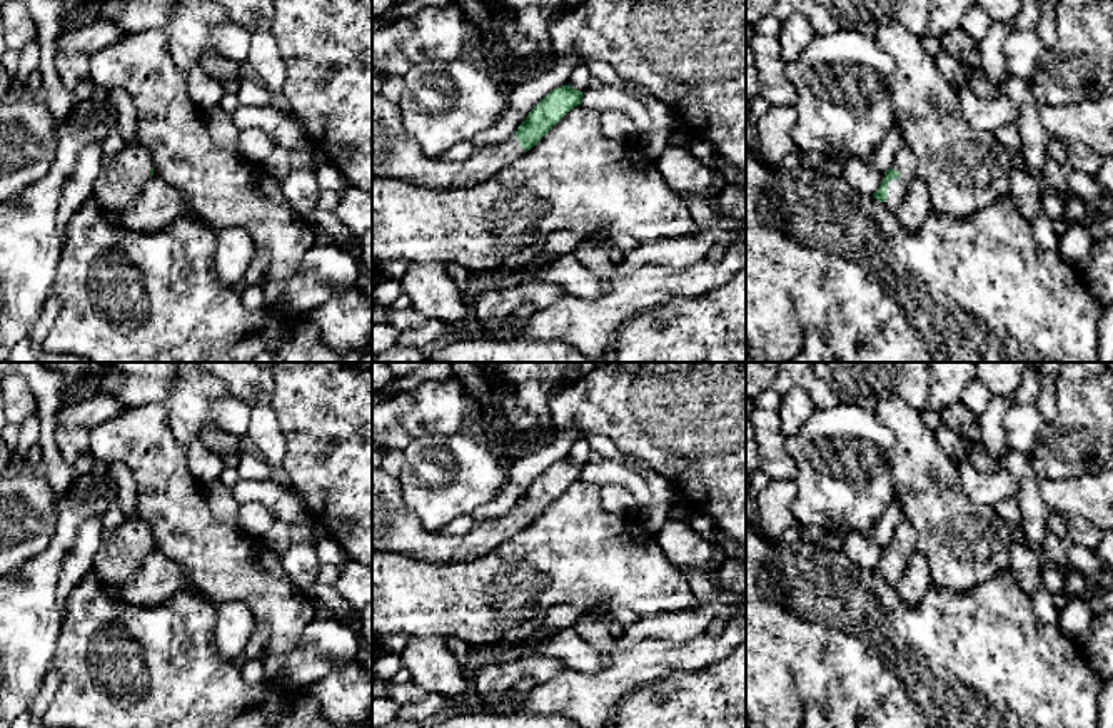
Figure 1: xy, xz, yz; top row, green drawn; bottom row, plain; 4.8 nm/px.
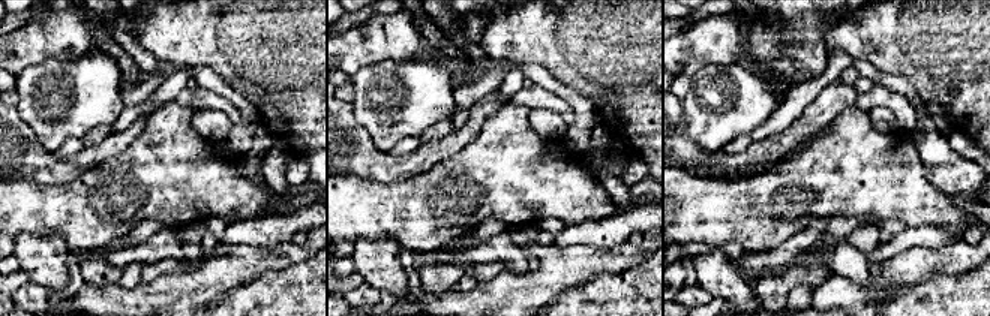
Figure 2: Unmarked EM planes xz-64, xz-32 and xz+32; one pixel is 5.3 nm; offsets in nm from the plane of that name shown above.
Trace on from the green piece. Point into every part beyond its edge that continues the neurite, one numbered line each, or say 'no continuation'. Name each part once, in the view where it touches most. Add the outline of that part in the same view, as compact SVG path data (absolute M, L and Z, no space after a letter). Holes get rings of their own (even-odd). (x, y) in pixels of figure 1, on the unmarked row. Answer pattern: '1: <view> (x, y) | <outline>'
1: yz (905, 536) | M904 521L896 528L889 543L896 544L899 551L889 554L888 571L883 578L888 584L896 586L904 573L906 559L918 551L918 536L916 531Z

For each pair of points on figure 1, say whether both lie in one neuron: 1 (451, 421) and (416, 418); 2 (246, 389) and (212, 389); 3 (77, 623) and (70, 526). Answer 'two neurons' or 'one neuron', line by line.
1: one neuron
2: two neurons
3: two neurons

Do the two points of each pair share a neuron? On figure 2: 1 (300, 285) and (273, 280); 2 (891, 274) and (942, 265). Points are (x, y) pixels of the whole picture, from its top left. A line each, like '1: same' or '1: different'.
1: same
2: same

